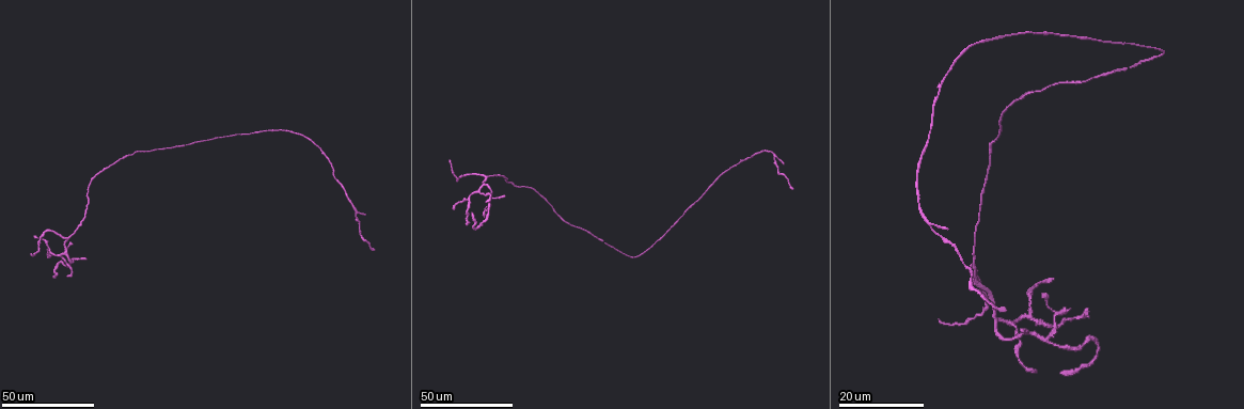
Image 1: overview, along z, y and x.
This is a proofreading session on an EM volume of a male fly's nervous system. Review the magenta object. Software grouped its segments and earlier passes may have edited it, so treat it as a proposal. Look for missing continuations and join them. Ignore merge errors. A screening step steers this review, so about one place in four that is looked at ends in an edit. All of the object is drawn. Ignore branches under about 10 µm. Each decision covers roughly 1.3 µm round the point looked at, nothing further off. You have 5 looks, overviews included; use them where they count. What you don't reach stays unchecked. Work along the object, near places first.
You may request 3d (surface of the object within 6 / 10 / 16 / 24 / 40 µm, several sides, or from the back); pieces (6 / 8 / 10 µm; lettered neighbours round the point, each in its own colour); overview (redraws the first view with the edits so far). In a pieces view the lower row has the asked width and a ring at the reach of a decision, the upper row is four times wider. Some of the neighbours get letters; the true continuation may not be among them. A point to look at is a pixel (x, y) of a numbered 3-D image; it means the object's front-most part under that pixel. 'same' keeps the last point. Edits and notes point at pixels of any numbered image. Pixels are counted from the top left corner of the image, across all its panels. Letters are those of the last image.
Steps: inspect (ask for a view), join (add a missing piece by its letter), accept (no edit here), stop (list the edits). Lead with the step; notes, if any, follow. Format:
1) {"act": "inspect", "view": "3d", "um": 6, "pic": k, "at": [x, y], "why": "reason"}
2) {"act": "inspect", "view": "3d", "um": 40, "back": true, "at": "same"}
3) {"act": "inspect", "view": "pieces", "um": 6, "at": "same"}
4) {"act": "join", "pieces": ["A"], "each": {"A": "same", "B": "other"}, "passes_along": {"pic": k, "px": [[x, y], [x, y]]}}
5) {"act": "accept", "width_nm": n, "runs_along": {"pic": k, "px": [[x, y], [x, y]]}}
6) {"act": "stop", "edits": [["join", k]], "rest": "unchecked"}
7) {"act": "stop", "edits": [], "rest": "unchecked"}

{"act": "inspect", "view": "3d", "um": 40, "pic": 1, "at": [792, 189], "why": "long arm stops here"}

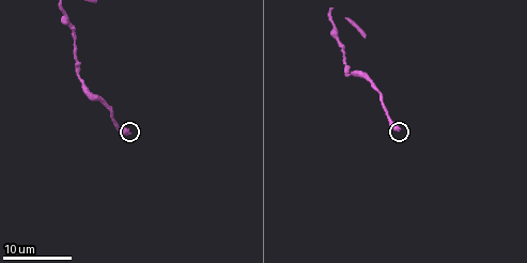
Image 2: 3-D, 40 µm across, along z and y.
{"act": "inspect", "view": "pieces", "um": 6, "pic": 2, "at": [129, 131]}

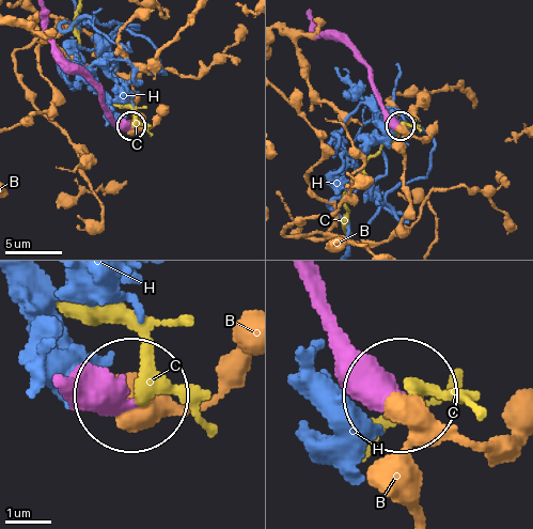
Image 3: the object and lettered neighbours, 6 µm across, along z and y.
{"act": "accept", "width_nm": 440, "each": {"B": "other", "C": "other", "H": "other"}, "runs_along": {"pic": 3, "px": [[309, 280], [397, 391]]}, "found": "none of them fits"}

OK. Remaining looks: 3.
{"act": "inspect", "view": "3d", "um": 24, "pic": 2, "at": [363, 38], "why": "free end"}

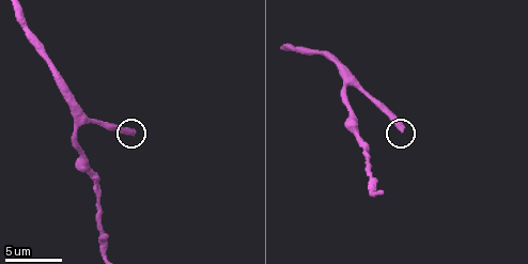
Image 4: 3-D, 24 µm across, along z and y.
{"act": "inspect", "view": "3d", "um": 10, "pic": 4, "at": [400, 128]}

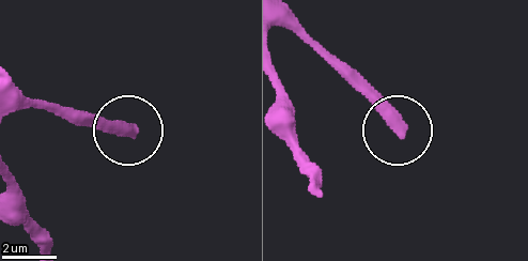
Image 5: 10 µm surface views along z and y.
{"act": "inspect", "view": "pieces", "um": 8, "pic": 5, "at": [133, 132]}

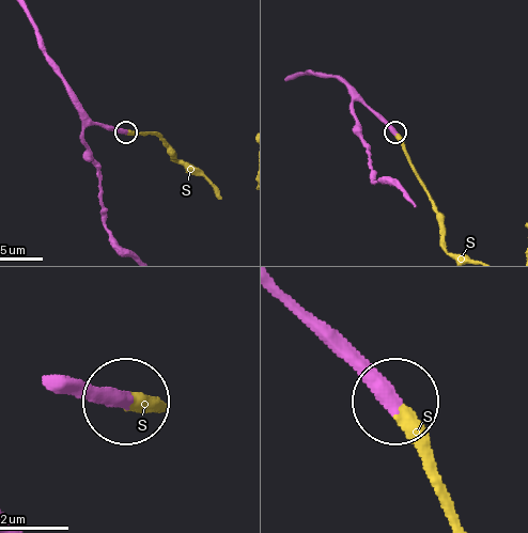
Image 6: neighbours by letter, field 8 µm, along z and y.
{"act": "join", "pieces": ["S"], "each": {"S": "same"}, "passes_along": {"pic": 6, "px": [[304, 318], [392, 407], [445, 513]]}, "found": "it goes on there"}

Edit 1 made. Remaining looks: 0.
{"act": "stop", "edits": [["join", 6]], "rest": "unchecked"}

